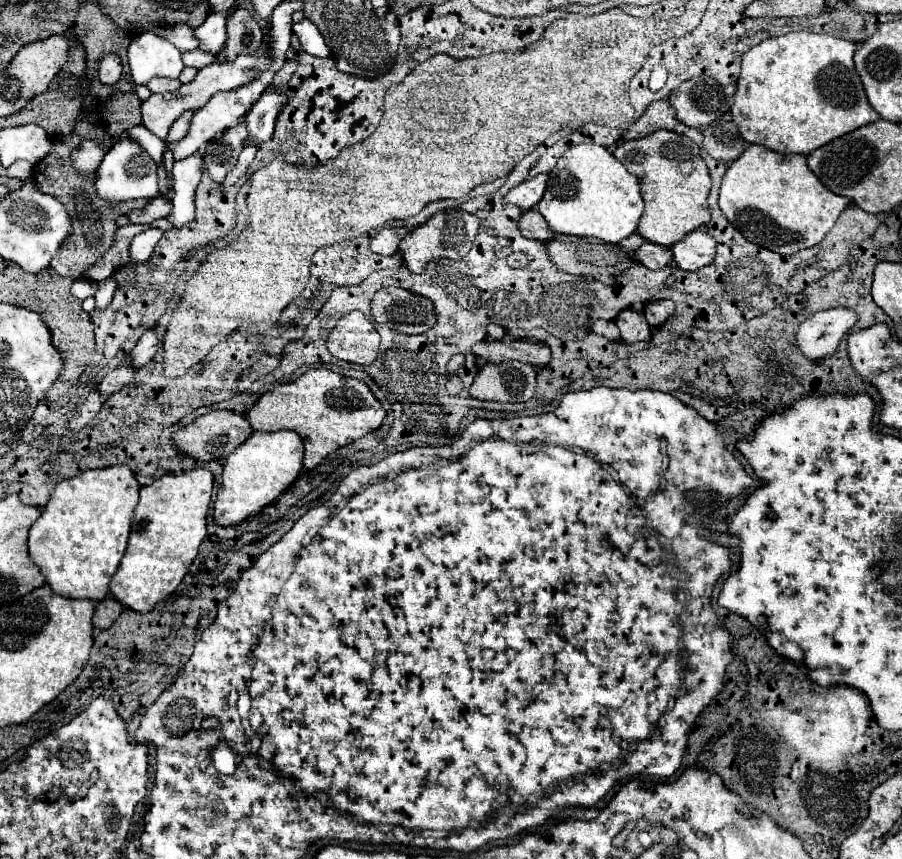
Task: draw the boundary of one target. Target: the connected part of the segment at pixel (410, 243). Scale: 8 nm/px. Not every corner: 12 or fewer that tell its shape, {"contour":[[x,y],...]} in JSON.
{"contour":[[440,210],[400,242],[410,272],[464,258],[480,218]]}

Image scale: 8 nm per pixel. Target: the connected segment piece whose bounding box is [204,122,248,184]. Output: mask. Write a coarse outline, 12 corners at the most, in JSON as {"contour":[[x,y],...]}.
{"contour":[[246,124],[206,144],[204,168],[224,182],[248,142]]}

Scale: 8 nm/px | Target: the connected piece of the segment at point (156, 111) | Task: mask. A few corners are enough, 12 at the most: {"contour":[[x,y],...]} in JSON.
{"contour":[[270,24],[260,50],[198,70],[174,94],[142,102],[142,124],[166,138],[172,122],[272,64]]}

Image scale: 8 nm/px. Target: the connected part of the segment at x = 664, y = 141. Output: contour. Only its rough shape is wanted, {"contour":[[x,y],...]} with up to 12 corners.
{"contour":[[688,136],[620,142],[640,182],[638,234],[672,246],[710,220],[708,168]]}

